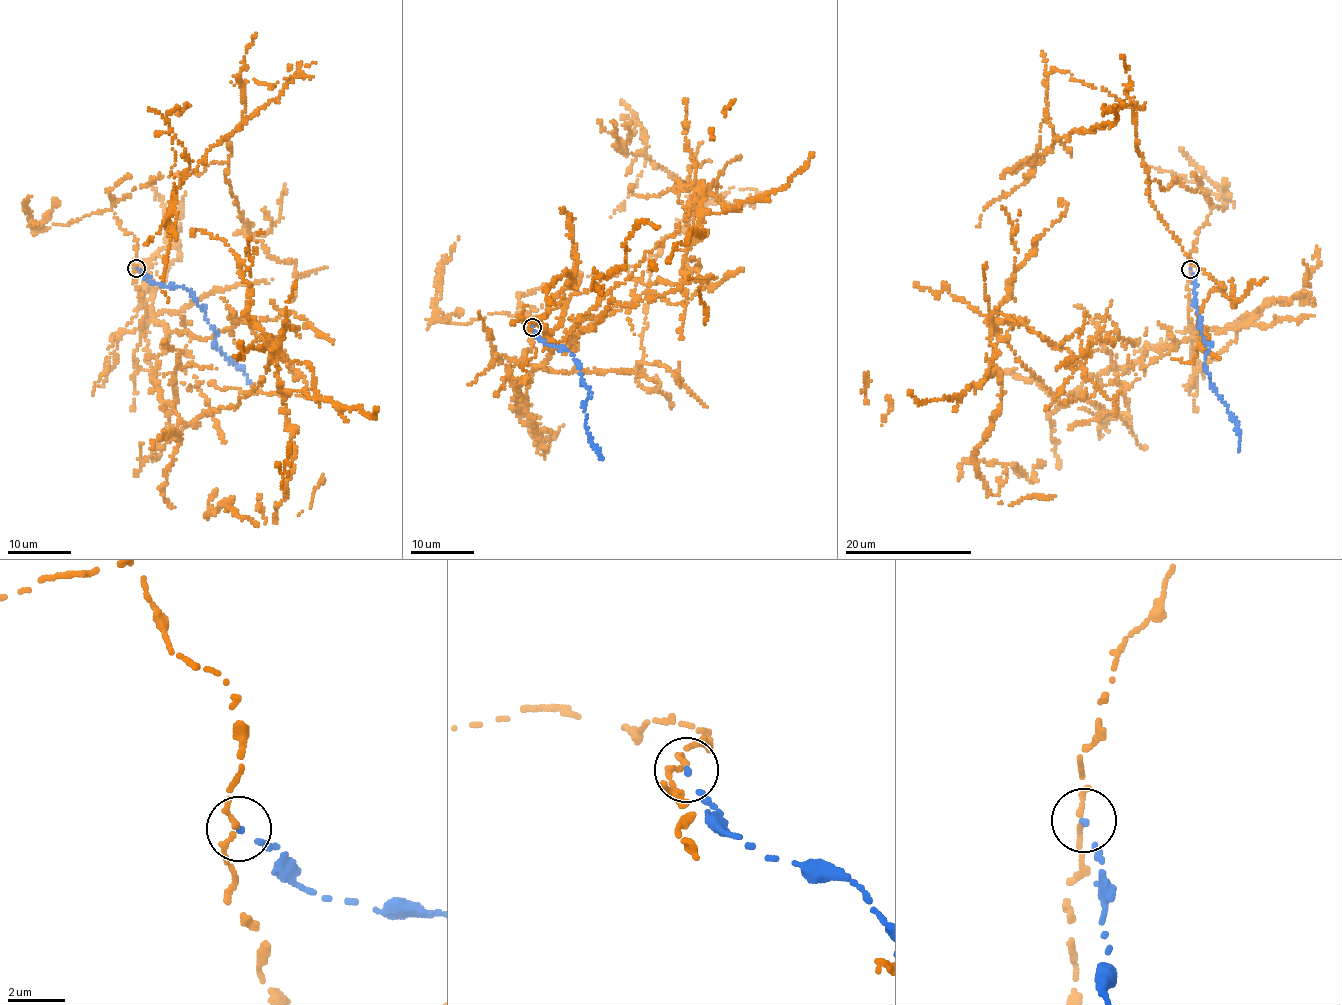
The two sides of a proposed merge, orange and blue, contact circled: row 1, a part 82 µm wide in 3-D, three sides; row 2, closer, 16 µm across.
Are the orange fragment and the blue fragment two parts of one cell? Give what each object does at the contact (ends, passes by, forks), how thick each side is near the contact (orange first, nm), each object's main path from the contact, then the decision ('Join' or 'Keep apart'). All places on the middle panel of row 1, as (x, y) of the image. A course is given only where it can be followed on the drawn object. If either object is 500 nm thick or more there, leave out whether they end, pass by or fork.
At the ring orange passes by. At the ring blue ends. Thickness 160 nm (orange) against 160 nm. Course of orange: (531, 326), (522, 361), (576, 350), (573, 318), (548, 335), (695, 190), (685, 276), (633, 295), (743, 269). Course of blue: (531, 327), (545, 344), (569, 351), (579, 363), (584, 384), (589, 391), (584, 403), (584, 422), (601, 459). Keep apart

